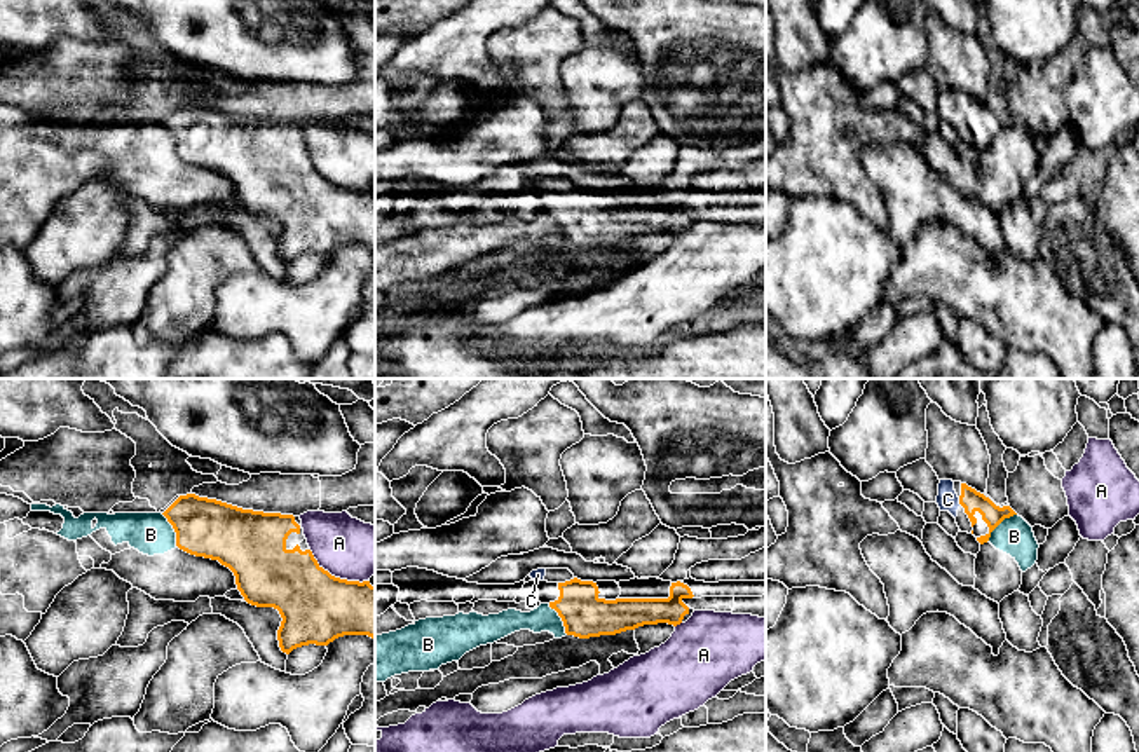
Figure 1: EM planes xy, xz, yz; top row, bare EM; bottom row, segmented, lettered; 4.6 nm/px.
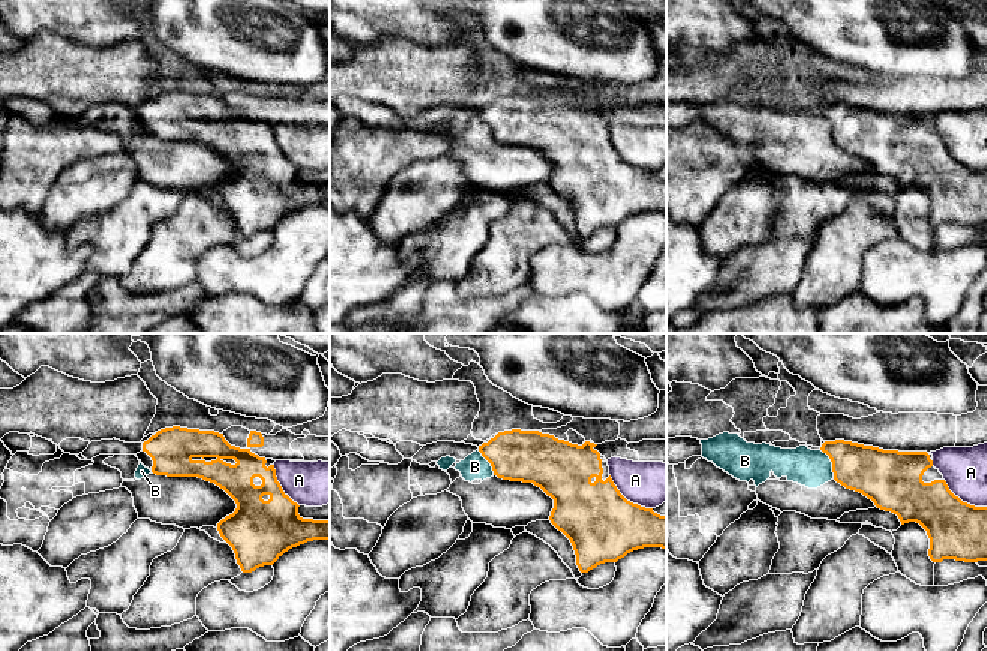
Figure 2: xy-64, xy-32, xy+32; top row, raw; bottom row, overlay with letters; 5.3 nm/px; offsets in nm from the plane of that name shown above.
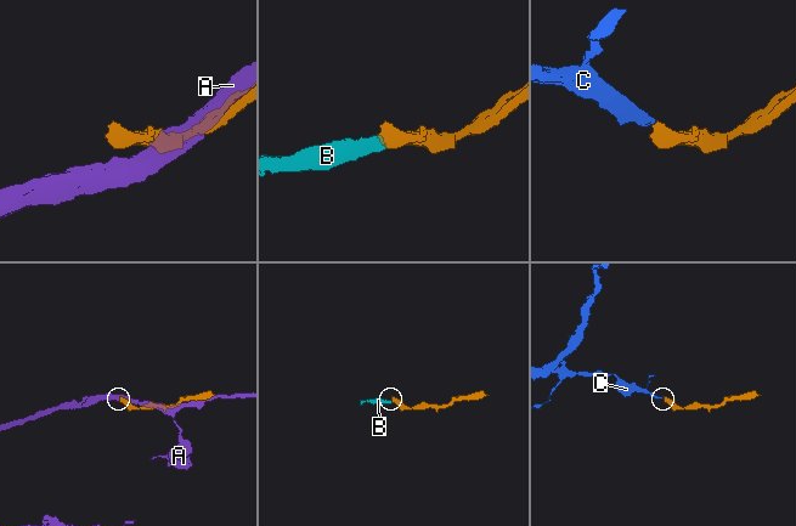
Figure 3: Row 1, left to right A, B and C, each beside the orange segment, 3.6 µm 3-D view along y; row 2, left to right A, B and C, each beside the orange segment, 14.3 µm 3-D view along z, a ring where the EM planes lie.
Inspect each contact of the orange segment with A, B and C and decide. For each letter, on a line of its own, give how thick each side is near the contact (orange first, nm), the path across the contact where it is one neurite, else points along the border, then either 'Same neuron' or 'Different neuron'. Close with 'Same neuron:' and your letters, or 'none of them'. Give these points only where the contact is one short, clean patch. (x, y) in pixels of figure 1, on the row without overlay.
A: Thickness 340 nm (orange) against 280 nm. Different neuron
B: Thickness 100 nm (orange) against 180 nm. Boundary: yz (1016, 123), (1007, 126), (988, 149). Different neuron
C: Thickness 100 nm (orange) against 100 nm. Path across: yz (970, 109), (960, 110), (948, 109). Same neuron
Same neuron: C

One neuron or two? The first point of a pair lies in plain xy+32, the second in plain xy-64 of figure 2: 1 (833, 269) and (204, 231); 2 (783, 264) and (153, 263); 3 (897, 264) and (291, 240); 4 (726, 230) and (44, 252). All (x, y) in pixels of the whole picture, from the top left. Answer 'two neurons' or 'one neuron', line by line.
1: one neuron
2: two neurons
3: one neuron
4: two neurons

